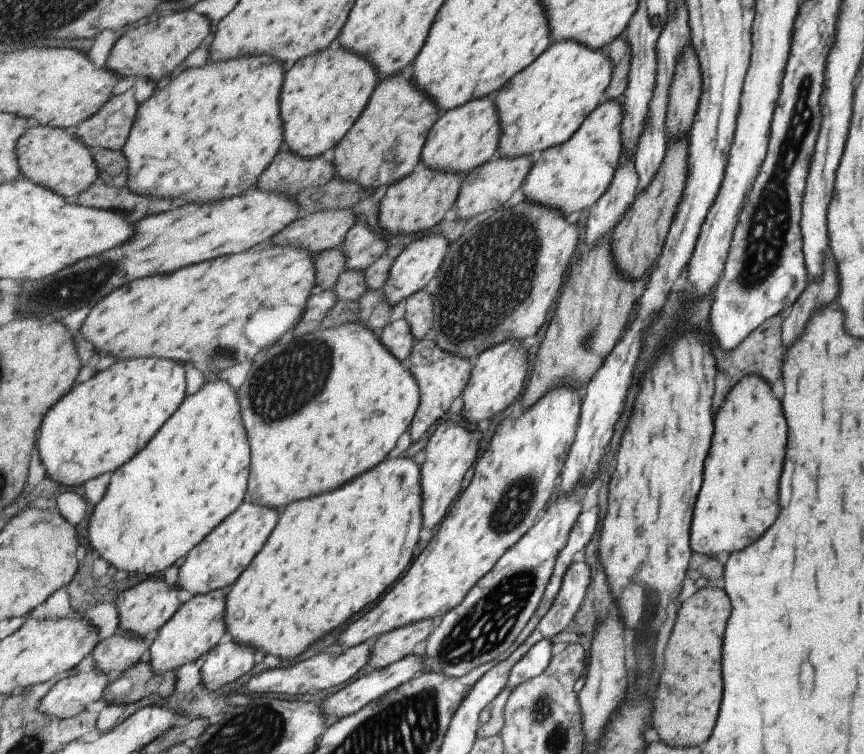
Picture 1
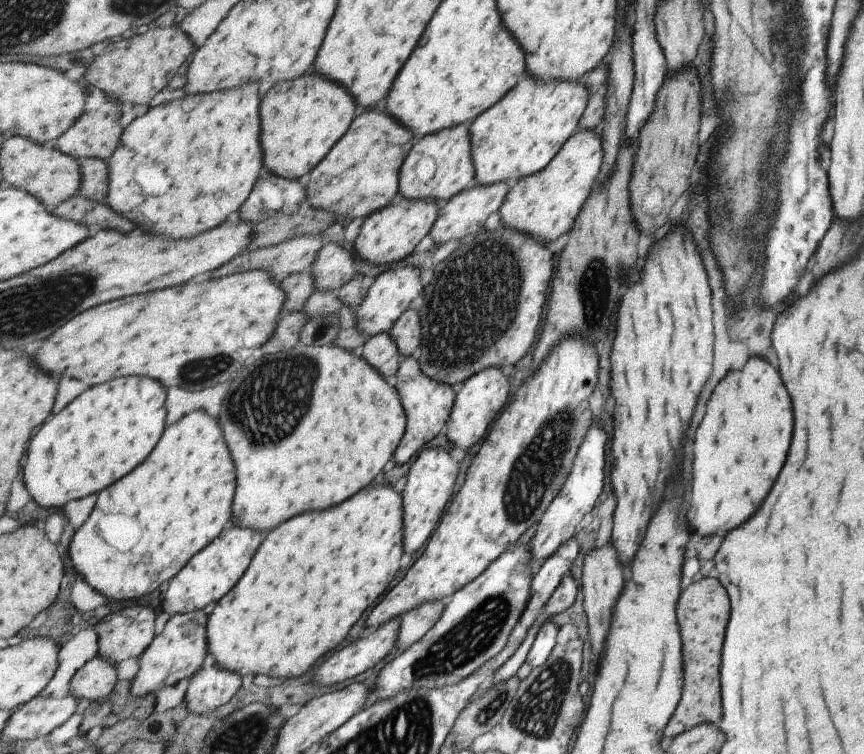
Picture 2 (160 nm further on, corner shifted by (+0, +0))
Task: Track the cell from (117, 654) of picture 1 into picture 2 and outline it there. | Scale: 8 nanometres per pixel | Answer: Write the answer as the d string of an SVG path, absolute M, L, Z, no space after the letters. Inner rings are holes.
M101 656L87 662L71 680L71 692L86 706L90 703L109 702L117 681L117 665Z

